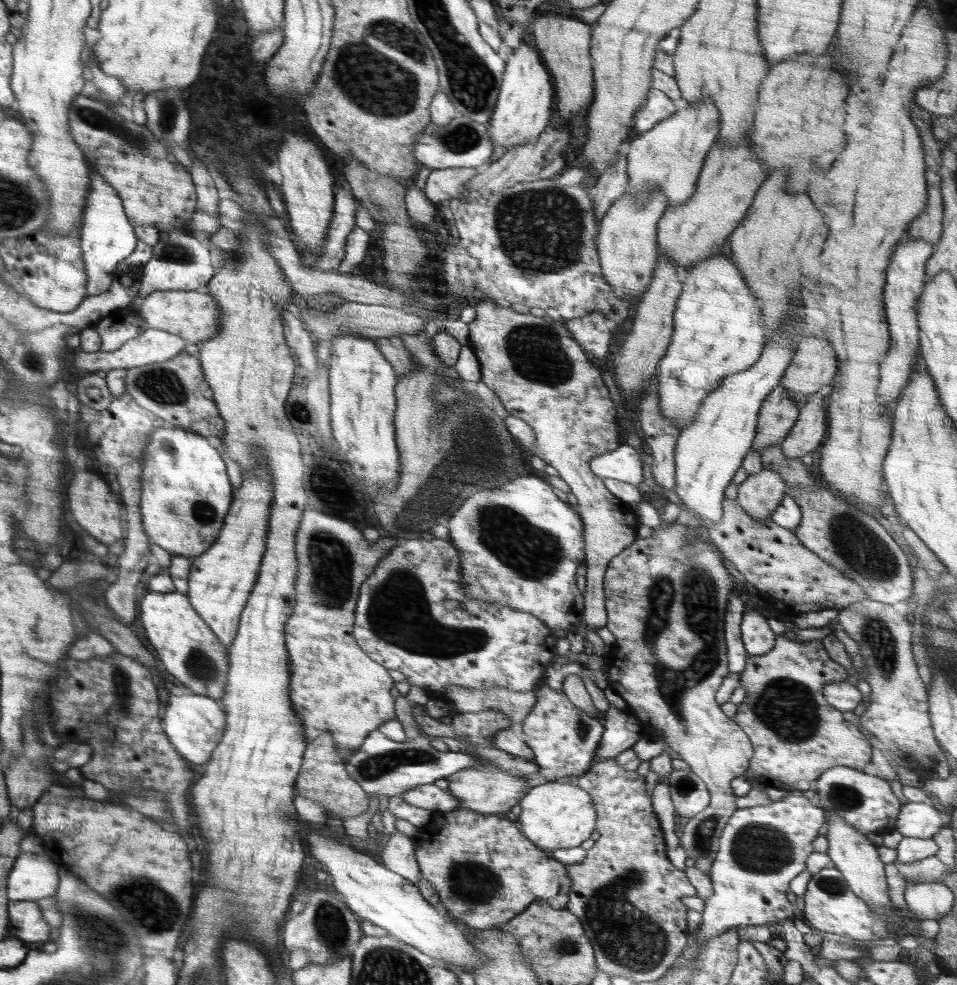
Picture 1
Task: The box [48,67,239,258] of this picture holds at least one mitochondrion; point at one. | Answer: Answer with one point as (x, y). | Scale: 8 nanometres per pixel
(131, 138)

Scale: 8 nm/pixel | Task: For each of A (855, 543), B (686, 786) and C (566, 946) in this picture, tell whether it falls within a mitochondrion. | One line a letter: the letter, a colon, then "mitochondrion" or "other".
A: mitochondrion
B: mitochondrion
C: mitochondrion

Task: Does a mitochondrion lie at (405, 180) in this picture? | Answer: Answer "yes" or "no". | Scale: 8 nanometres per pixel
no

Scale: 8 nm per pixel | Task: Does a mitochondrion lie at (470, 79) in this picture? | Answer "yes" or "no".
yes

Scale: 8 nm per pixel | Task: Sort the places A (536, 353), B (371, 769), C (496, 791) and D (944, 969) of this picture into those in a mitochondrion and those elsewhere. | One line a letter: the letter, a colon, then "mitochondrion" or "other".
A: mitochondrion
B: mitochondrion
C: other
D: other

